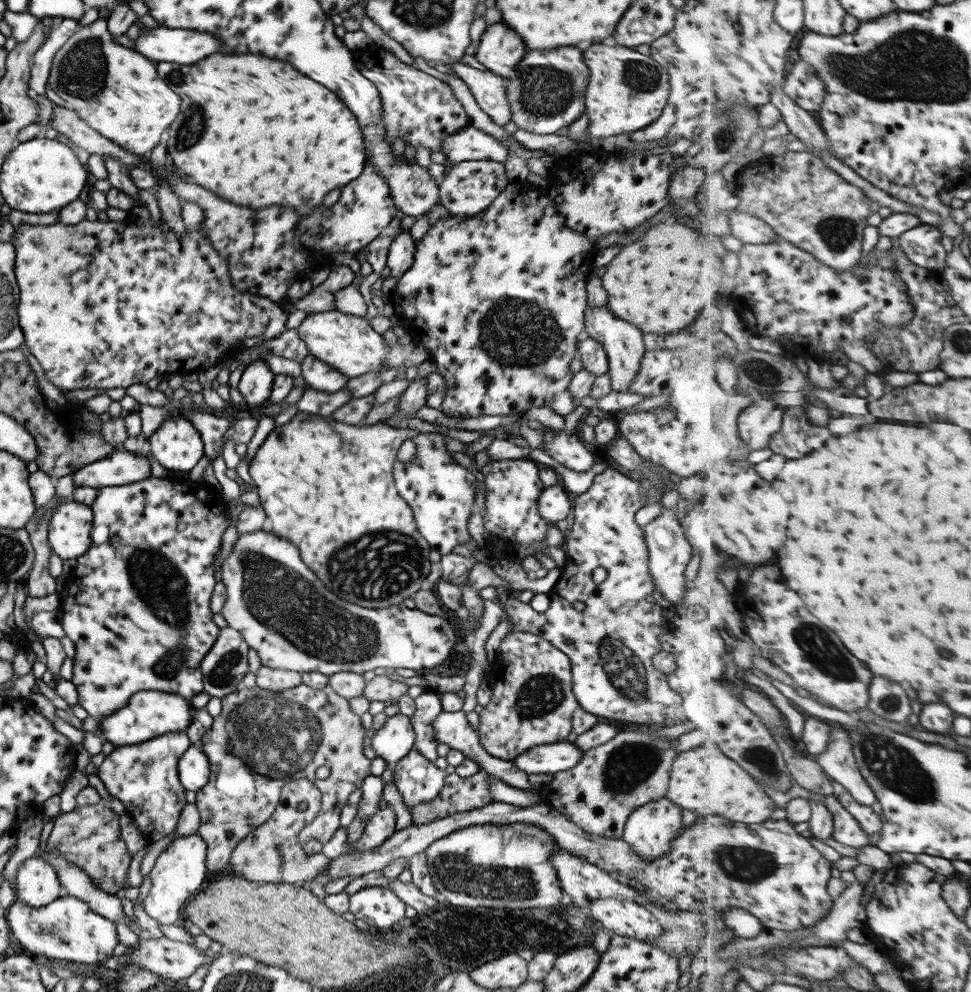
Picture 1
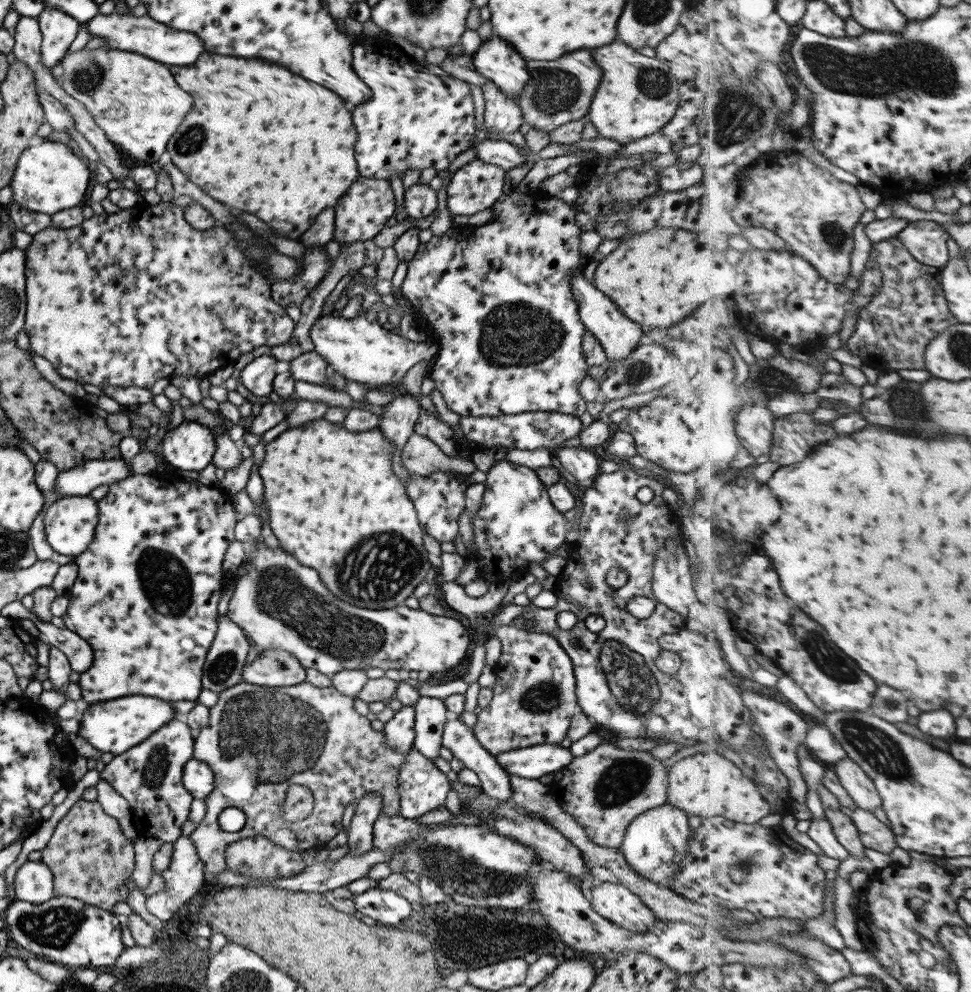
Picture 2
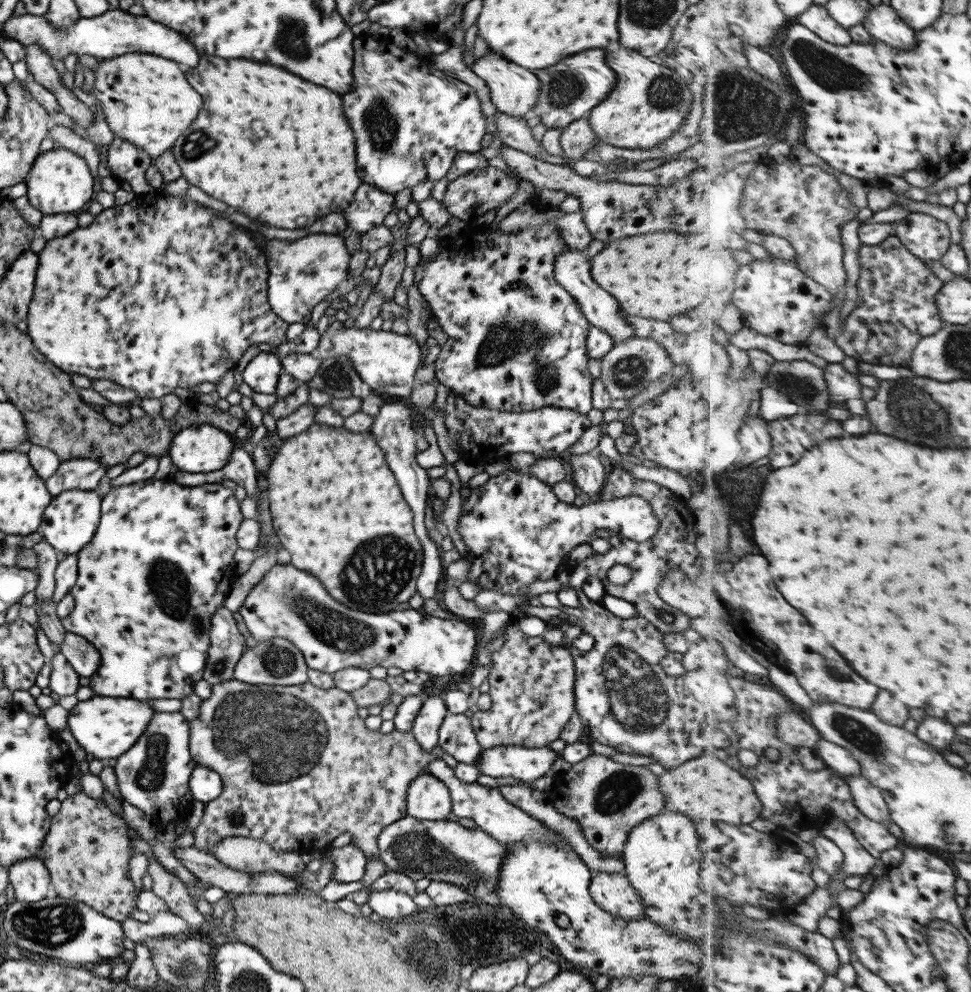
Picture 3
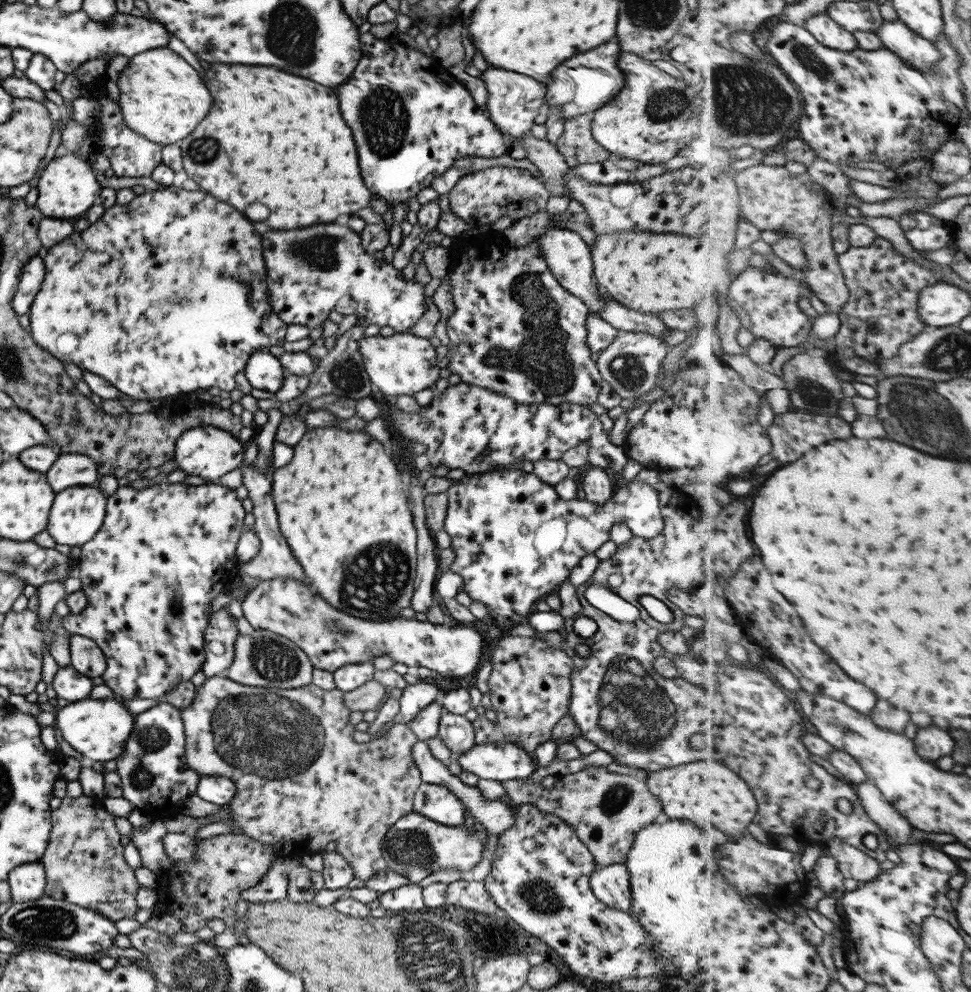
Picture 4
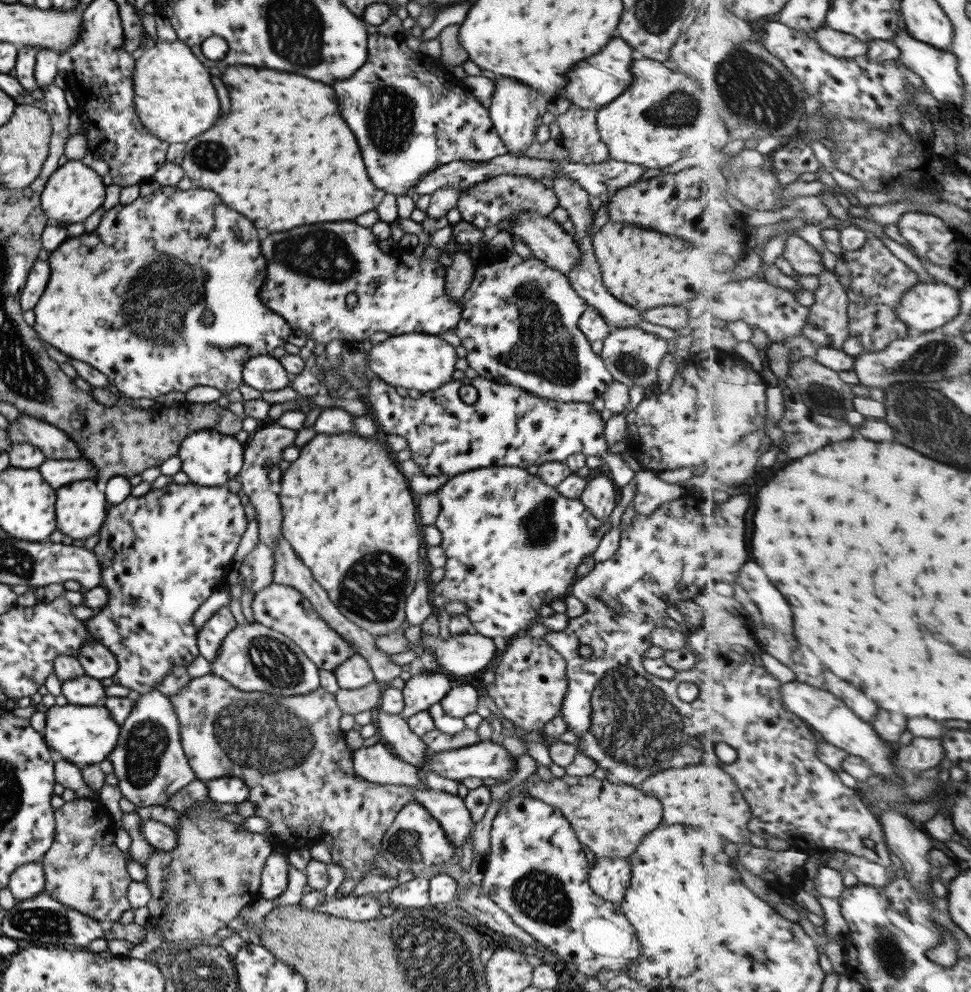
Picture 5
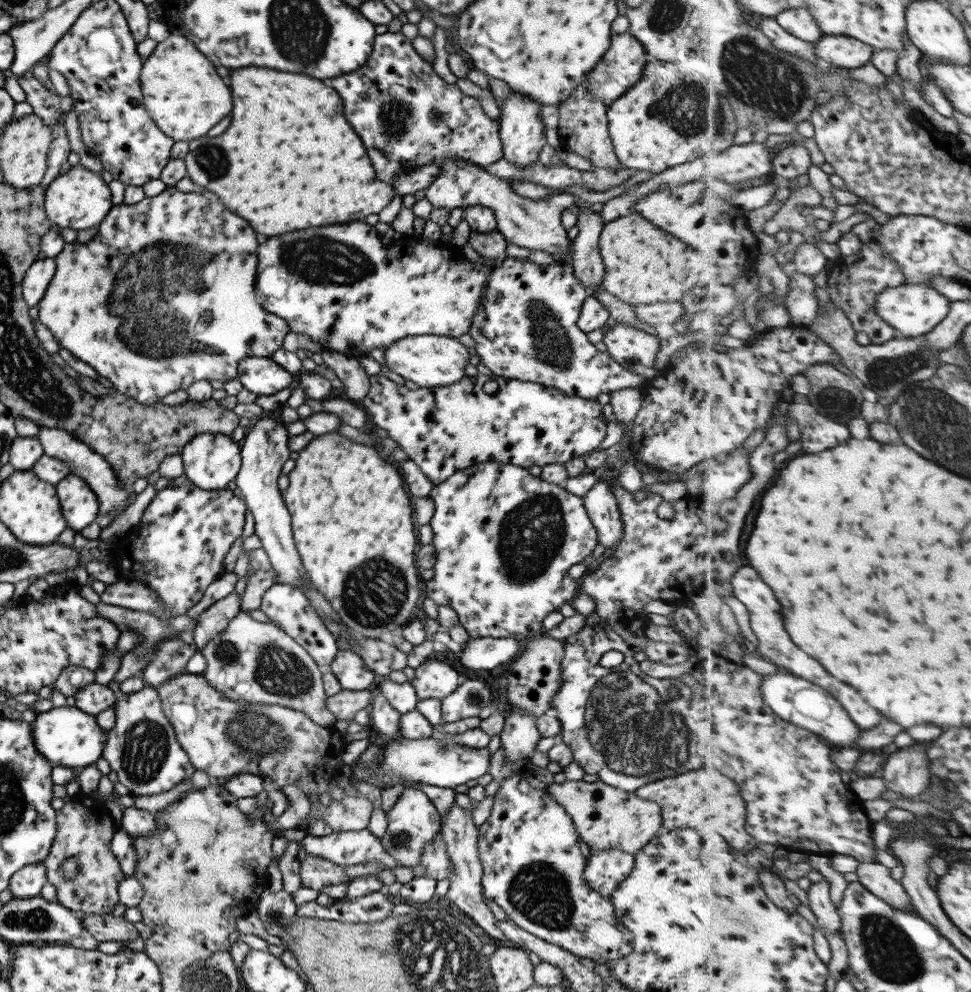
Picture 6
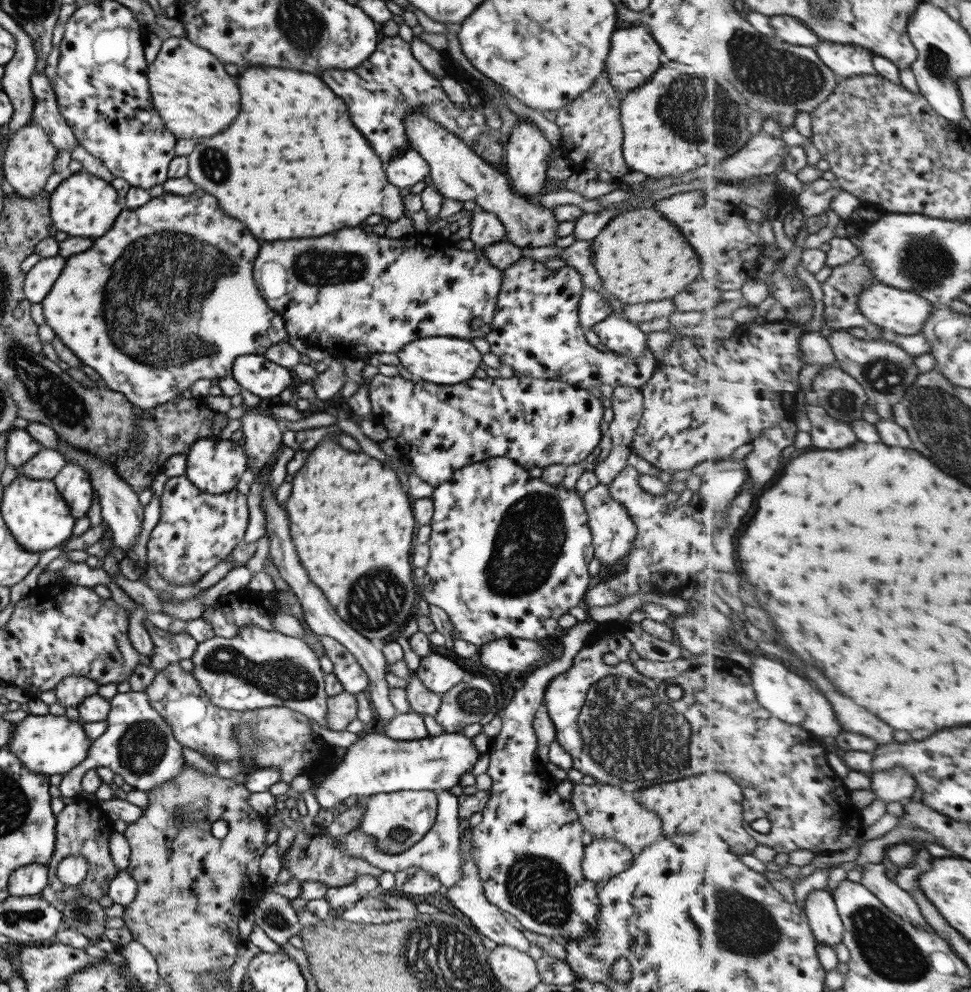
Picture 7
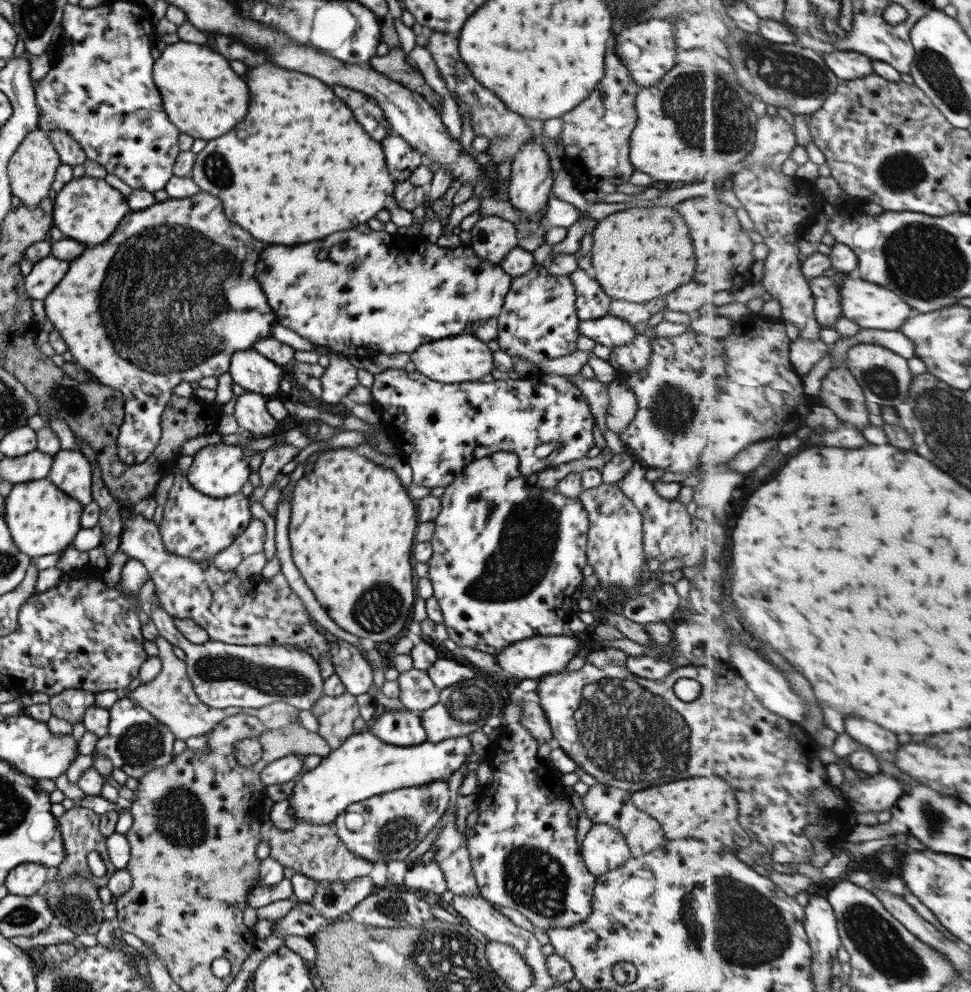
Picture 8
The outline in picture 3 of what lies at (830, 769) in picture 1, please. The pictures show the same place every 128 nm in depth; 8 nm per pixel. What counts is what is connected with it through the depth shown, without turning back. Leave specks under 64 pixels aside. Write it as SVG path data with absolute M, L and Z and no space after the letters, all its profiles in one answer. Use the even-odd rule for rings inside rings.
M862 774L845 777L859 810L873 821L888 826L893 820L891 820L891 810L883 797L882 790L871 784L871 781Z

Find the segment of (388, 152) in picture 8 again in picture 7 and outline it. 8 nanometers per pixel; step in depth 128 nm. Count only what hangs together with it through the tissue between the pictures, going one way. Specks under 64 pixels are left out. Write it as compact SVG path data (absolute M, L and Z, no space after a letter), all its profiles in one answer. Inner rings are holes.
M411 148L385 162L383 168L387 182L399 189L411 187L429 174L425 159Z

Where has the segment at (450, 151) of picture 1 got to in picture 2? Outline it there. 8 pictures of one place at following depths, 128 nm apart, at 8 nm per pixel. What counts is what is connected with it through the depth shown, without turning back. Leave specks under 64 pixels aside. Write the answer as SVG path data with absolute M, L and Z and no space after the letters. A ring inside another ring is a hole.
M478 135L473 138L473 144L470 147L475 150L475 158L500 166L504 170L525 163L525 156L521 157L517 147L504 140L490 140Z

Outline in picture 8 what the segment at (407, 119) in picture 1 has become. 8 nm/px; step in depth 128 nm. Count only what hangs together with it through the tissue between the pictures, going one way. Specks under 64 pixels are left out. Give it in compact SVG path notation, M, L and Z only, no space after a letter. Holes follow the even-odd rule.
M391 47L383 56L373 55L365 62L375 72L384 74L390 80L398 82L411 92L421 95L432 107L440 110L442 98L415 72L405 61L401 47ZM331 86L333 94L337 94L345 106L353 112L353 118L357 120L357 124L375 140L381 142L384 138L392 132L390 124L385 121L381 114L380 106L373 98L356 90L347 90L341 86Z

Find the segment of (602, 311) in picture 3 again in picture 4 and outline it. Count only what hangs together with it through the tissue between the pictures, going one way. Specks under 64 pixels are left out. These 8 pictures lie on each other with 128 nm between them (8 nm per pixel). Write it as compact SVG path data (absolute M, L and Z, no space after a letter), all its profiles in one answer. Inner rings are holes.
M555 227L544 230L542 236L536 239L536 243L539 245L540 255L544 258L550 273L557 279L558 285L581 300L587 307L588 314L599 316L600 310L604 308L604 300L598 293L599 286L593 281L590 251L581 237L569 229Z

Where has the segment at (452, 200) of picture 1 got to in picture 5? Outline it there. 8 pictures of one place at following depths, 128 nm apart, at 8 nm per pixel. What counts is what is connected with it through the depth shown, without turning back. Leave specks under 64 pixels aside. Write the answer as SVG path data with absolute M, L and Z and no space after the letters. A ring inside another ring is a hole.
M504 174L491 177L477 184L465 187L459 194L456 208L460 219L472 224L475 228L489 231L501 220L518 214L520 210L530 210L539 214L550 215L558 206L557 197L552 190L530 176Z

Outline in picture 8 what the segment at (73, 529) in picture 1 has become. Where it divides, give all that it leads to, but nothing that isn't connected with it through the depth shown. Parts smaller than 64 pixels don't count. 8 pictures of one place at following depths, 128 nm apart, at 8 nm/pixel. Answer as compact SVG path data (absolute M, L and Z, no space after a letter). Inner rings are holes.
M59 449L53 456L53 463L47 475L53 486L81 506L84 507L92 501L91 466L81 452Z

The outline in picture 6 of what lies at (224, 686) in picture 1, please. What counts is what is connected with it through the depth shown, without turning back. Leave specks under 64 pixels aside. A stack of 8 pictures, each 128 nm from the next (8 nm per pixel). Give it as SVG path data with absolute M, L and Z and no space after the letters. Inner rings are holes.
M232 592L221 600L211 601L209 606L198 615L193 627L192 639L197 651L217 636L240 611L241 598Z

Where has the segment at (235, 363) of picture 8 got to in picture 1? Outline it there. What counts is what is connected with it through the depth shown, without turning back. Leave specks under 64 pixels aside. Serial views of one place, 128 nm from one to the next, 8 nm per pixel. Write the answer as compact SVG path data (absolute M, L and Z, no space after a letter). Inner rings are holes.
M260 359L245 366L237 389L243 397L243 405L253 410L264 406L270 396L274 374Z

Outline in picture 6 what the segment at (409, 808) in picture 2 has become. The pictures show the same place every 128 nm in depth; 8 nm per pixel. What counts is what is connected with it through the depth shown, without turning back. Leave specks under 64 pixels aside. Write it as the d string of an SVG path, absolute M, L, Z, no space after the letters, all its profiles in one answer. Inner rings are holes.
M453 802L449 806L449 812L443 814L440 818L441 835L443 835L443 843L445 843L445 851L453 864L453 868L448 878L448 889L444 894L445 898L448 898L461 912L464 912L471 920L480 926L485 933L496 942L507 941L507 937L503 935L503 932L494 925L494 918L491 911L483 899L481 899L482 888L482 867L478 857L478 851L476 846L477 835L479 835L478 829L475 828L471 819L470 810L463 810L459 808Z

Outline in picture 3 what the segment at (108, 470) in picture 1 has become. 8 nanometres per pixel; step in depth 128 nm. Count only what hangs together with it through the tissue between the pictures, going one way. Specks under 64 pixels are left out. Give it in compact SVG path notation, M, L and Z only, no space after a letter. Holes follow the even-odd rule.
M72 459L61 462L55 473L44 480L44 485L52 497L65 490L96 491L106 471L99 462Z

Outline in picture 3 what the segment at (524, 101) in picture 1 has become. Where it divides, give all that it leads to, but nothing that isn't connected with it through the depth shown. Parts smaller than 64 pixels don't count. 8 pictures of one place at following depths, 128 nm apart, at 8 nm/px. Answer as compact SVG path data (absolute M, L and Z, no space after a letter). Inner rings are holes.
M583 50L581 54L573 54L563 58L561 62L549 65L532 73L539 79L539 88L536 101L530 108L531 114L539 117L539 122L545 130L549 128L560 128L567 126L570 122L584 118L589 110L593 108L601 99L606 97L610 88L614 85L614 72L605 64L603 50Z

